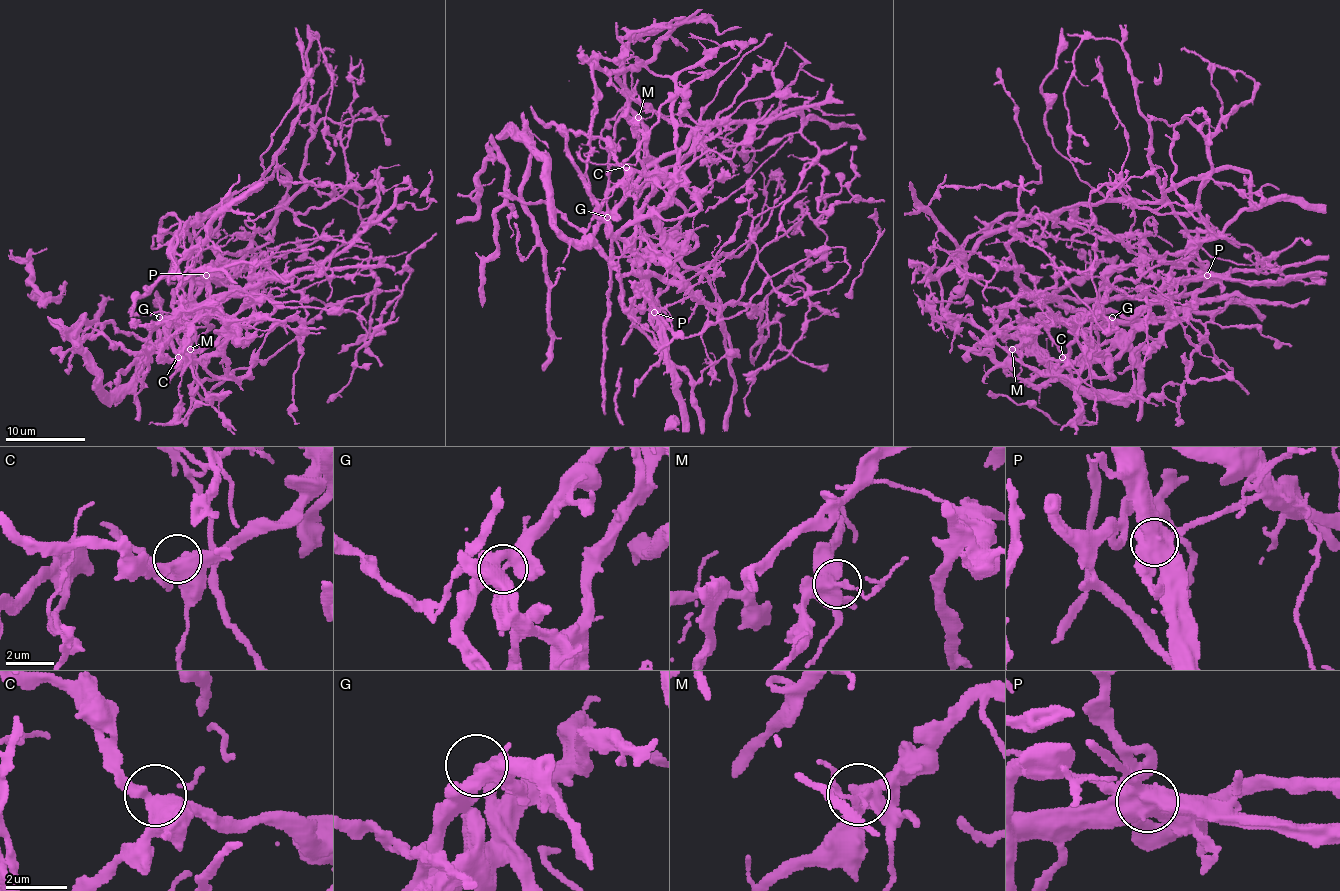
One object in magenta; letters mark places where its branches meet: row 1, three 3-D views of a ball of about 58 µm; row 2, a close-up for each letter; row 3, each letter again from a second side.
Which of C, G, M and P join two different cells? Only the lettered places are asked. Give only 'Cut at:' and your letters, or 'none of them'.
Cut at: G, P

